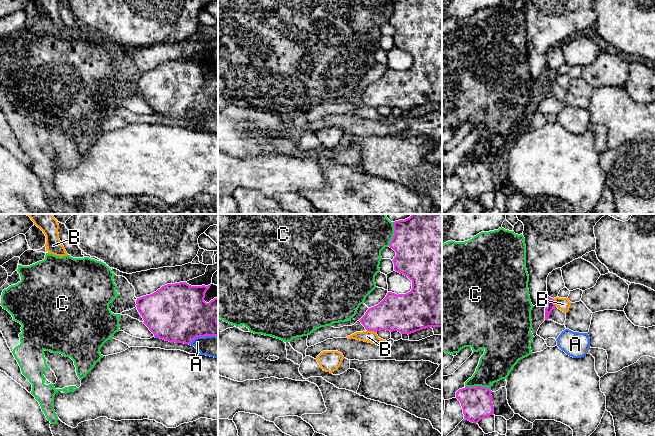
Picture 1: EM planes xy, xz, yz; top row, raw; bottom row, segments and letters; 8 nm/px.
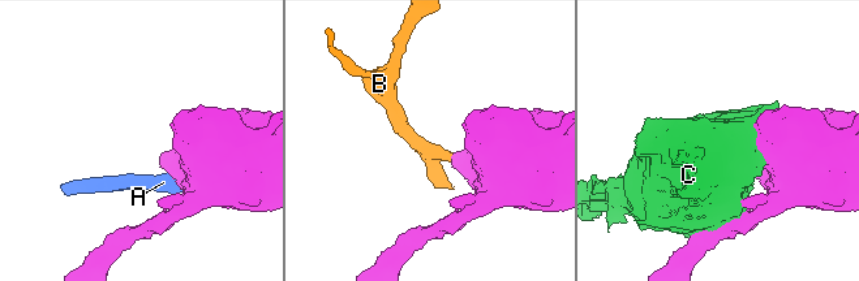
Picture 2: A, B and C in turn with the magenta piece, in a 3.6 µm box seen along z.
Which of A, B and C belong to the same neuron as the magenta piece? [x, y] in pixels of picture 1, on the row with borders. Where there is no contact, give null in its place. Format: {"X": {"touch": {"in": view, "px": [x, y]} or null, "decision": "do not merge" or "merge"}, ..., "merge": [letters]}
{"A": {"touch": {"in": "xy", "px": [203, 336]}, "decision": "do not merge"}, "B": {"touch": {"in": "xz", "px": [371, 330]}, "decision": "do not merge"}, "C": {"touch": {"in": "yz", "px": [478, 386]}, "decision": "do not merge"}, "merge": []}

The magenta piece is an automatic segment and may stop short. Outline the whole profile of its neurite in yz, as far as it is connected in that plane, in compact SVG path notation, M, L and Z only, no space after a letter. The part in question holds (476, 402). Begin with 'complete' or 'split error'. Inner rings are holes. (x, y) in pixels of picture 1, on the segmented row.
complete; M465 387L456 392L460 401L464 419L478 423L481 419L494 414L492 391L486 387Z

